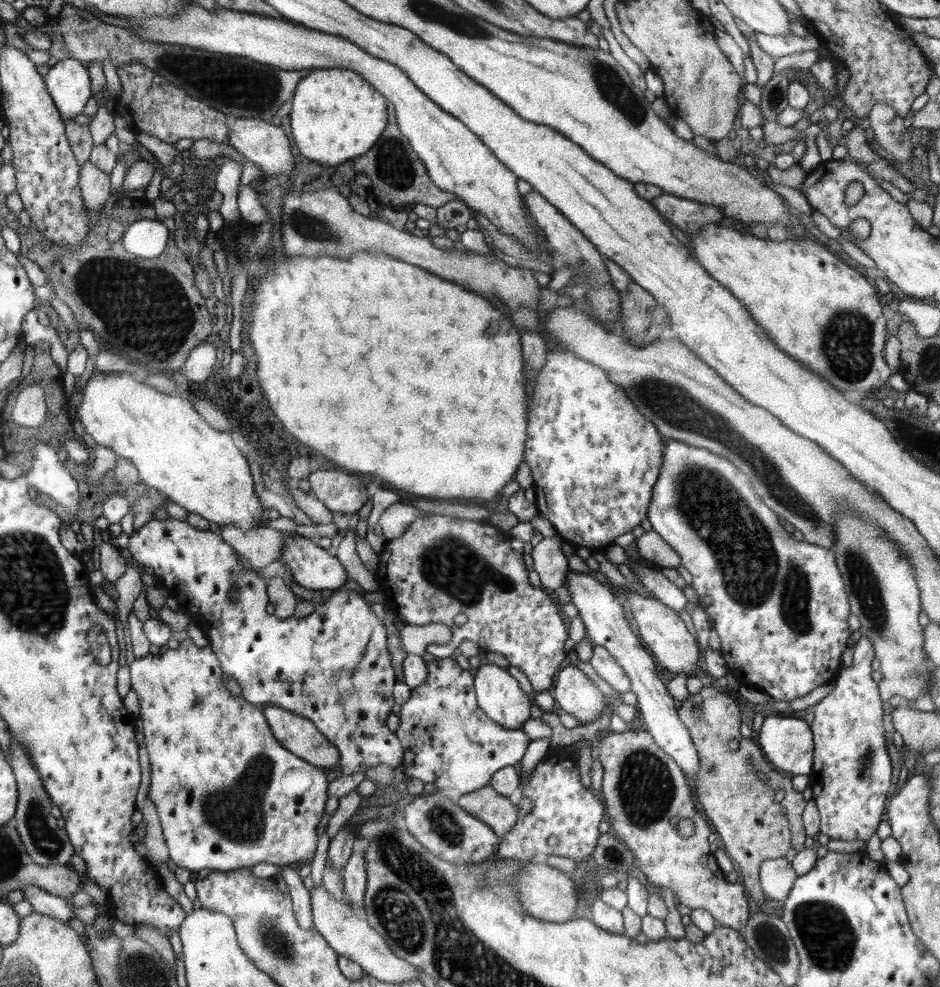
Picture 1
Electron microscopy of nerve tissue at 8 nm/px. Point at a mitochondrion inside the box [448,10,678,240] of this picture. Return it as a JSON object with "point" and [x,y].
{"point":[615,90]}

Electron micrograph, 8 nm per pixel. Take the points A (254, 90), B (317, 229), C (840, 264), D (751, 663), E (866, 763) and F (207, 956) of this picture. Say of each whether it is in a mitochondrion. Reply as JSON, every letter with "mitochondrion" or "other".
{"A":"mitochondrion","B":"mitochondrion","C":"other","D":"other","E":"mitochondrion","F":"other"}

